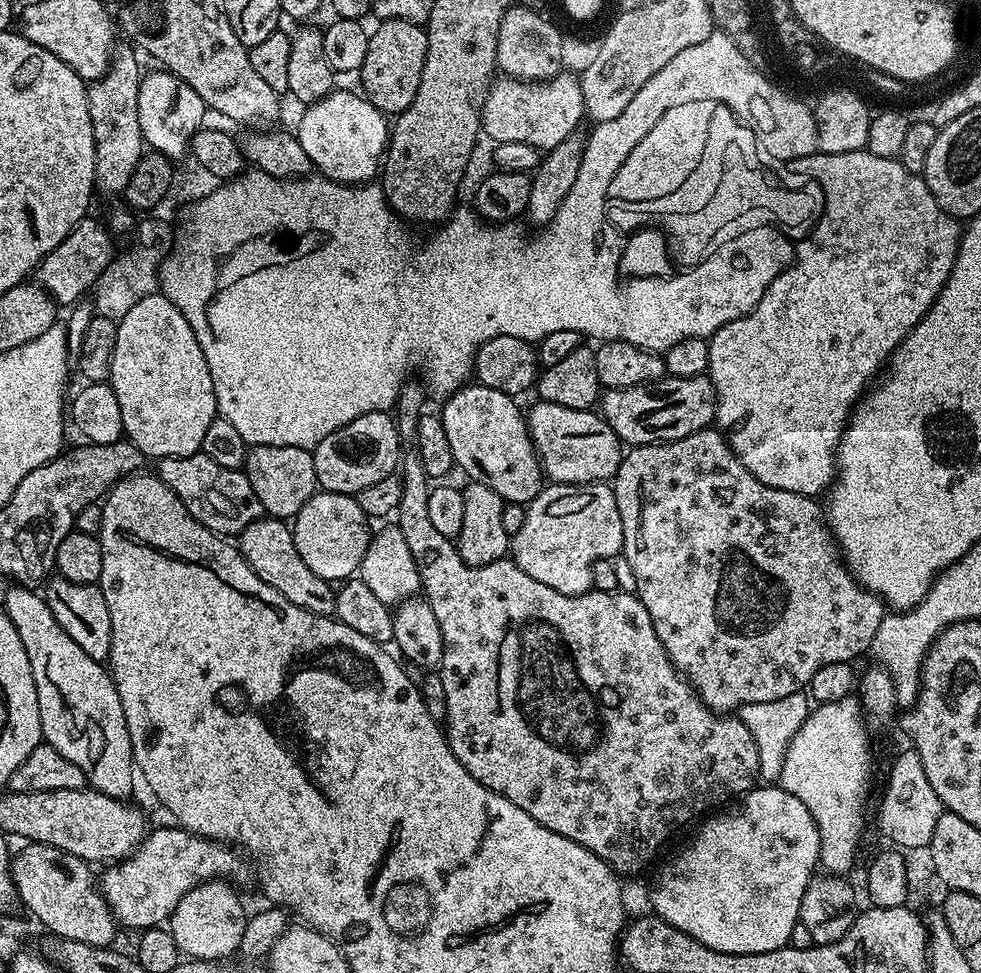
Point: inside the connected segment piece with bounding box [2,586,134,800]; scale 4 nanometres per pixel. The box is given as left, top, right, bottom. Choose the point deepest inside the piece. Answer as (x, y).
(82, 717)

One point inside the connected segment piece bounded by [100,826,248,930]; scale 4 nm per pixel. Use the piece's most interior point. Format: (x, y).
(143, 890)

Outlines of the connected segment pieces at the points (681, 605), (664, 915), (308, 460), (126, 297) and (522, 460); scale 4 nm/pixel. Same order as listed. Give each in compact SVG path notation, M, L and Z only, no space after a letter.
M709 426L703 428L686 438L678 438L665 444L638 444L629 447L623 453L623 460L617 468L614 477L614 491L616 501L618 502L618 514L622 518L622 534L624 535L622 560L628 563L628 568L632 571L632 580L636 583L634 594L642 602L642 606L646 606L646 610L650 614L650 622L654 622L654 634L658 634L658 642L662 642L662 646L666 650L670 662L686 677L688 683L695 688L696 695L700 697L700 700L710 711L721 714L732 714L746 703L774 702L775 699L785 698L788 694L803 692L807 689L808 683L814 678L814 674L818 674L818 670L822 670L822 666L830 666L834 662L855 661L855 656L860 656L863 652L867 653L871 649L874 642L874 634L878 634L878 626L886 614L886 605L879 596L875 596L872 592L865 592L860 587L860 583L849 572L848 565L841 559L840 549L836 546L836 539L832 537L832 531L828 528L825 509L821 505L819 508L816 505L817 501L811 496L794 494L790 490L778 490L777 488L771 488L762 482L758 482L758 478L754 478L754 474L750 474L750 470L746 470L746 466L742 466L742 462L733 454L732 447L729 446L724 433L715 427Z
M757 786L744 793L731 806L709 815L704 822L705 824L693 834L692 841L657 874L656 885L652 888L651 911L660 919L670 922L670 926L682 930L682 934L690 934L690 938L702 942L702 946L710 946L710 950L726 954L766 954L770 950L789 947L792 931L800 918L802 894L806 894L806 886L812 881L820 863L819 830L809 810L794 794L788 793L782 787Z
M251 445L242 471L250 486L254 486L254 494L258 494L258 502L262 502L265 513L285 522L291 521L318 491L314 458L306 448Z
M144 216L137 221L135 239L144 243L138 248L132 248L122 256L117 255L107 270L96 280L92 290L92 305L99 316L119 321L127 311L140 302L142 298L153 295L159 287L159 269L164 257L168 254L171 244L175 241L175 231L168 221L155 216Z
M472 382L447 397L443 401L444 409L439 409L438 415L446 430L446 439L450 441L450 450L454 450L455 467L461 468L469 476L469 481L490 486L490 490L494 490L494 494L498 494L505 502L527 506L539 494L541 488L545 487L546 477L528 432L525 413L522 410L520 413L516 403L513 397L507 396L502 390Z

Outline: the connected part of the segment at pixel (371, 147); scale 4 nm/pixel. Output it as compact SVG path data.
M334 90L318 102L307 105L294 127L296 141L306 150L319 175L339 184L366 184L381 171L390 135L390 120L385 113L356 92Z

